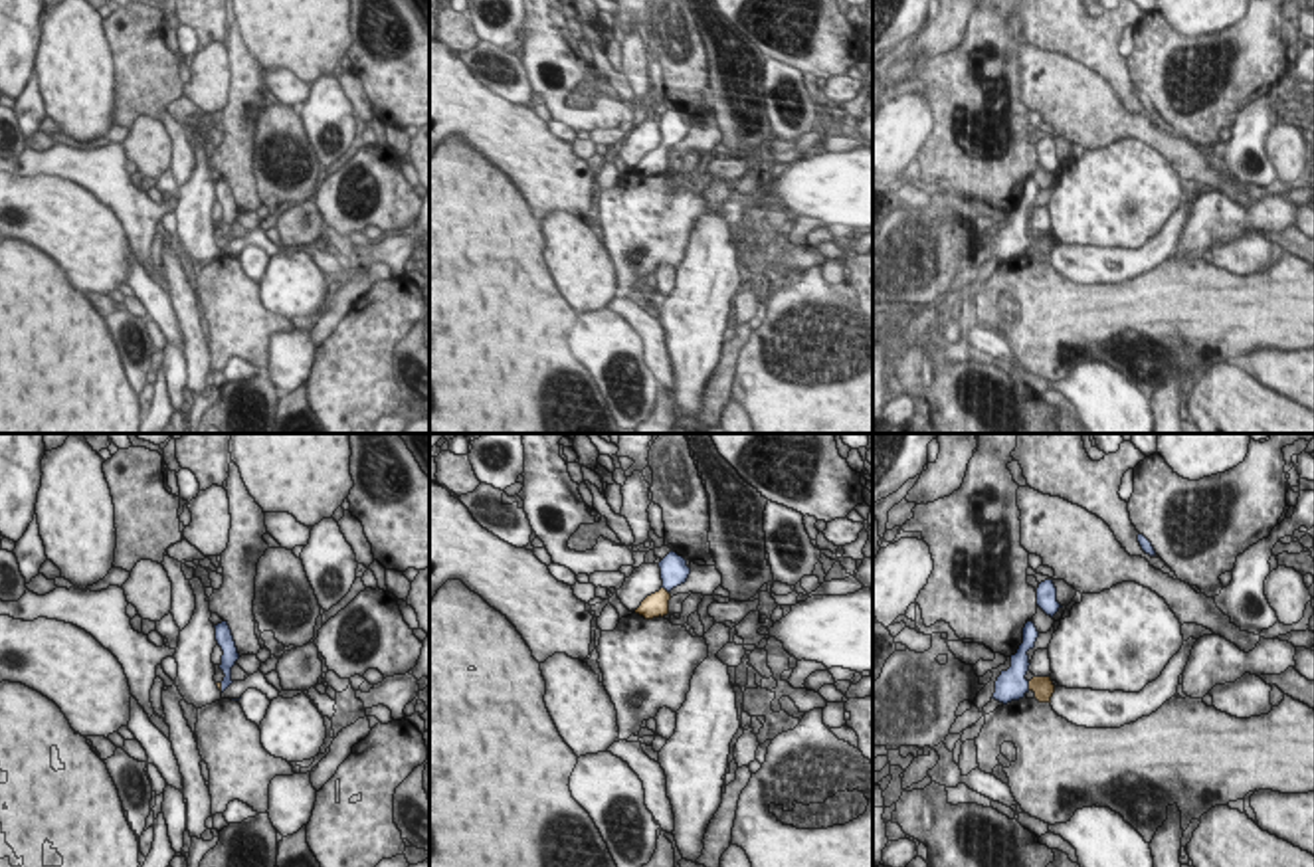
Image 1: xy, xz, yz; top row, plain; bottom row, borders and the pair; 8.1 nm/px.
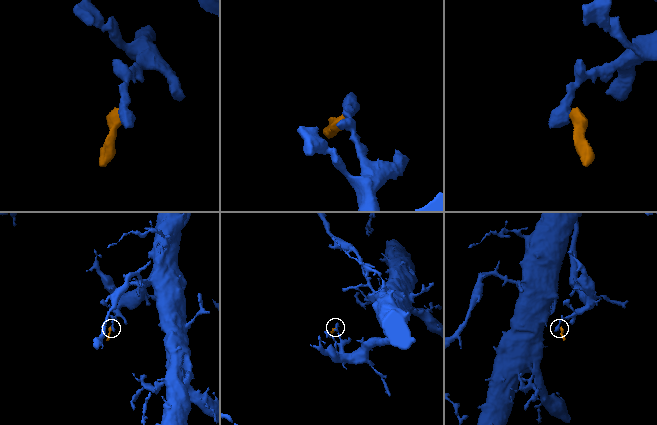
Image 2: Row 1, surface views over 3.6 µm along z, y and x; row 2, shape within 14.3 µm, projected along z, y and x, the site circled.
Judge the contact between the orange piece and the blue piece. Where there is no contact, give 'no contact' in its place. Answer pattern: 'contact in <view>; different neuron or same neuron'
contact in yz; same neuron

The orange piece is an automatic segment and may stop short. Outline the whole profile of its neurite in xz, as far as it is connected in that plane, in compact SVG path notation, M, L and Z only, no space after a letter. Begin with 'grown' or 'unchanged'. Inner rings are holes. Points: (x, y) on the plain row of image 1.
grown | M673 107L659 119L659 125L661 125L661 137L663 137L661 146L647 152L641 158L641 162L635 166L635 170L643 172L645 176L667 172L669 156L671 156L669 148L685 141L691 131L687 117Z

